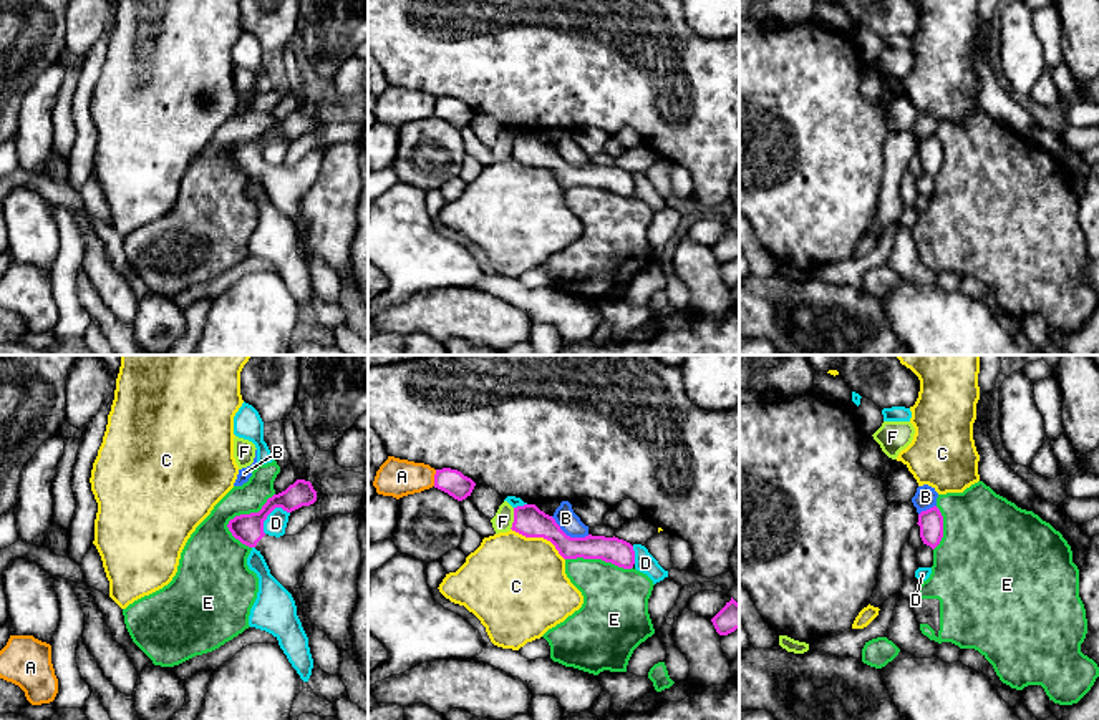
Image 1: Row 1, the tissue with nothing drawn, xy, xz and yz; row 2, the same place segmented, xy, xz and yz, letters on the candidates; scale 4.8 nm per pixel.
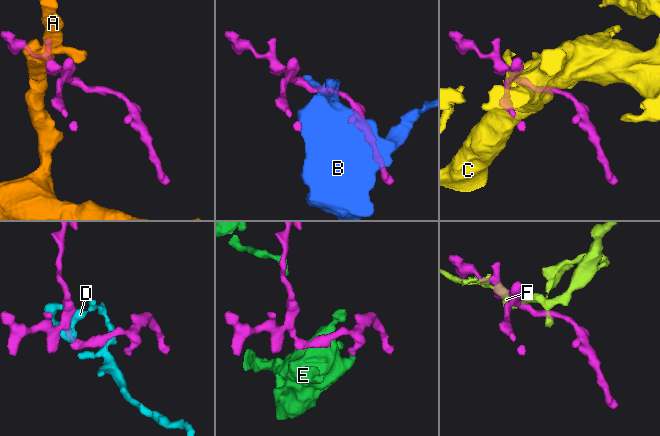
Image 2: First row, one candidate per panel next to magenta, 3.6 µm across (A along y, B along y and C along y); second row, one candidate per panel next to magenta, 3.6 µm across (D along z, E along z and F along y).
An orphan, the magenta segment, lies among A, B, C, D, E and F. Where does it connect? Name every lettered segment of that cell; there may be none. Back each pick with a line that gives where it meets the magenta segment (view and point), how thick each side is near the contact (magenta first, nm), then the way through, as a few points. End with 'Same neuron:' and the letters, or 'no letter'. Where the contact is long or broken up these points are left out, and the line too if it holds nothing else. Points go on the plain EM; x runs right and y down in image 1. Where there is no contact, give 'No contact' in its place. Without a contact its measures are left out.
Same neuron: no letter

